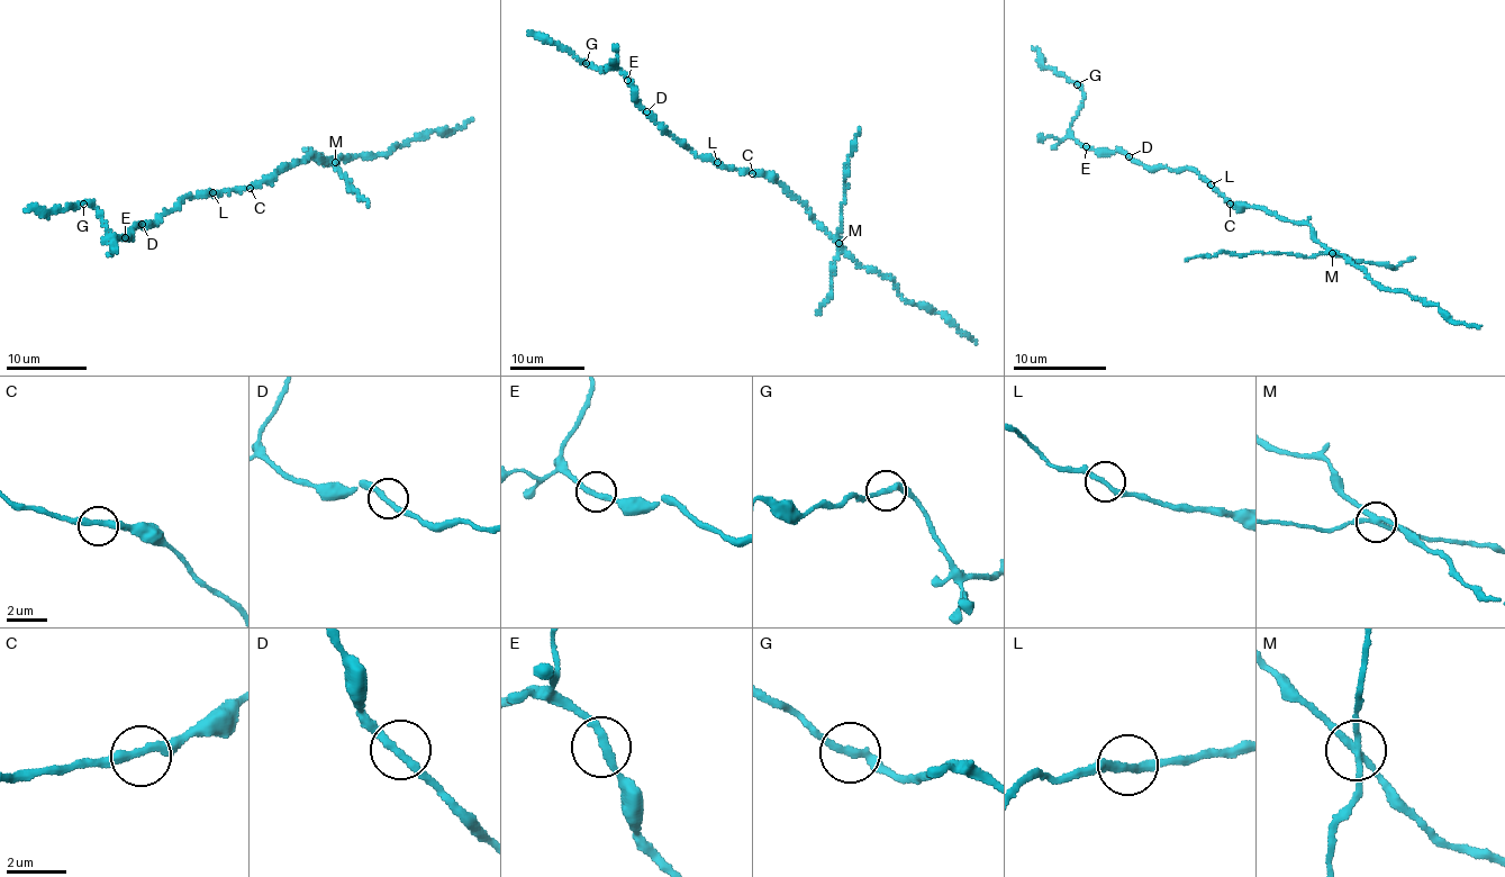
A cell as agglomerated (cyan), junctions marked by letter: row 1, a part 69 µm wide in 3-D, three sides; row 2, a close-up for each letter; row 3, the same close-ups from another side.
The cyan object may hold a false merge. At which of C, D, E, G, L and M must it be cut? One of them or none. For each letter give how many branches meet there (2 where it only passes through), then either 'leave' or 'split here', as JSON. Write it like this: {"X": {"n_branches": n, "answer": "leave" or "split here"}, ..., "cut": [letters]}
{"C": {"n_branches": 2, "answer": "leave"}, "D": {"n_branches": 2, "answer": "leave"}, "E": {"n_branches": 2, "answer": "leave"}, "G": {"n_branches": 2, "answer": "leave"}, "L": {"n_branches": 2, "answer": "leave"}, "M": {"n_branches": 4, "answer": "split here"}, "cut": ["M"]}

